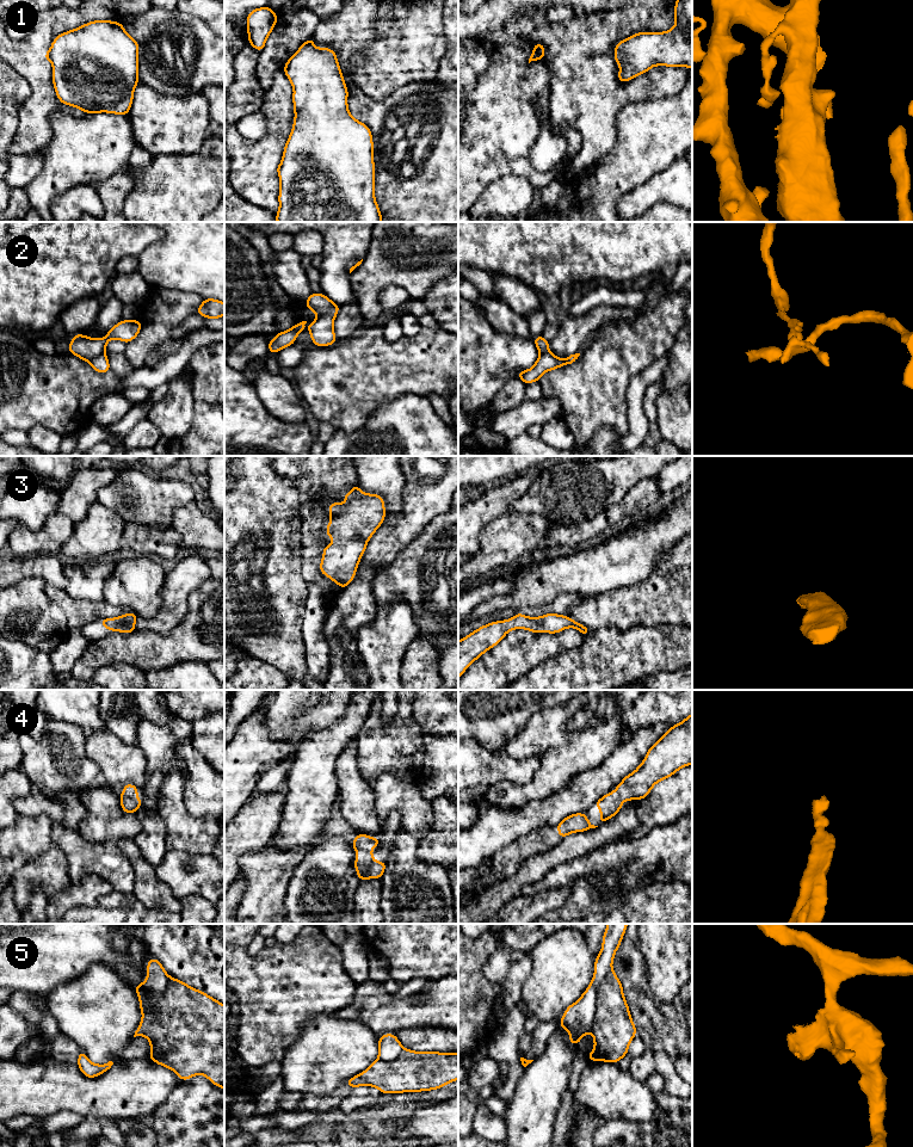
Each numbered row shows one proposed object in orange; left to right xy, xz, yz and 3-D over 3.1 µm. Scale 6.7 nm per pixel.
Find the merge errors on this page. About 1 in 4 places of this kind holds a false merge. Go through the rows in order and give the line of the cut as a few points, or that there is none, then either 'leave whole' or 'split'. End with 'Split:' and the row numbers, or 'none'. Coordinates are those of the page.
1: cut in xy along (49, 50), (50, 59); split
2: cut in xz along (334, 303), (318, 316); split
3: no cut; leave whole
4: no cut; leave whole
5: cut in yz along (611, 968), (598, 987), (596, 1016), (590, 1030); split
Split: 1, 2, 5

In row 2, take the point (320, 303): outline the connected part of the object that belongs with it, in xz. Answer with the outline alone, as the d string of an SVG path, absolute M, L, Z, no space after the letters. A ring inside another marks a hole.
M313 294L306 300L309 310L315 312L317 316L326 314L335 303L323 294Z

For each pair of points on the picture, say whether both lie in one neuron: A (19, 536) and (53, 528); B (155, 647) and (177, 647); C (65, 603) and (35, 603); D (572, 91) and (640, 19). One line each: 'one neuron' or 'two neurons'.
A: one neuron
B: one neuron
C: two neurons
D: one neuron

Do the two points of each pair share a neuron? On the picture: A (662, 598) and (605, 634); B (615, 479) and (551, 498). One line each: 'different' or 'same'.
A: different
B: same

